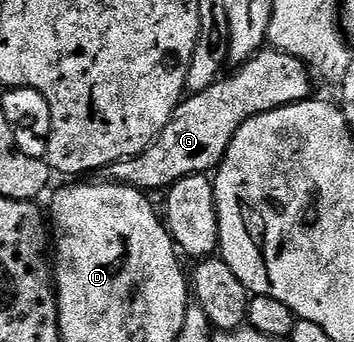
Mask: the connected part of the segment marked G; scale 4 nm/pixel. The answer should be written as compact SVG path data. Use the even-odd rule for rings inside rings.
M262 49L233 71L236 71L233 75L225 74L214 85L189 94L156 140L142 153L123 159L121 163L111 163L106 168L107 178L114 183L153 193L163 192L182 177L215 172L230 141L246 120L291 103L302 103L314 95L313 72L298 57L285 51Z

